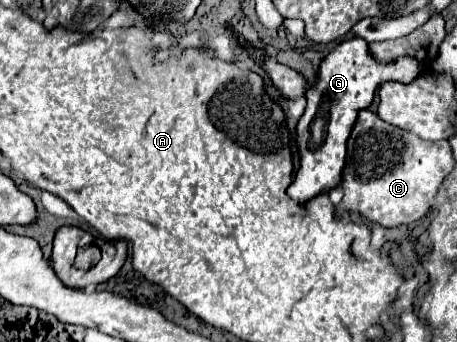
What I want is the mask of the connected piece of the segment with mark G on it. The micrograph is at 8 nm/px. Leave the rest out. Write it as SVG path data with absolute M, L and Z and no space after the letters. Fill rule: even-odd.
M352 37L342 41L334 51L330 51L316 73L316 83L306 91L306 111L298 121L298 147L300 147L300 169L294 183L288 187L288 195L306 203L314 195L334 189L342 179L342 167L346 159L346 141L356 123L358 111L366 109L378 85L386 81L410 83L422 73L422 61L414 57L398 57L396 61L382 63L374 59L368 41Z

